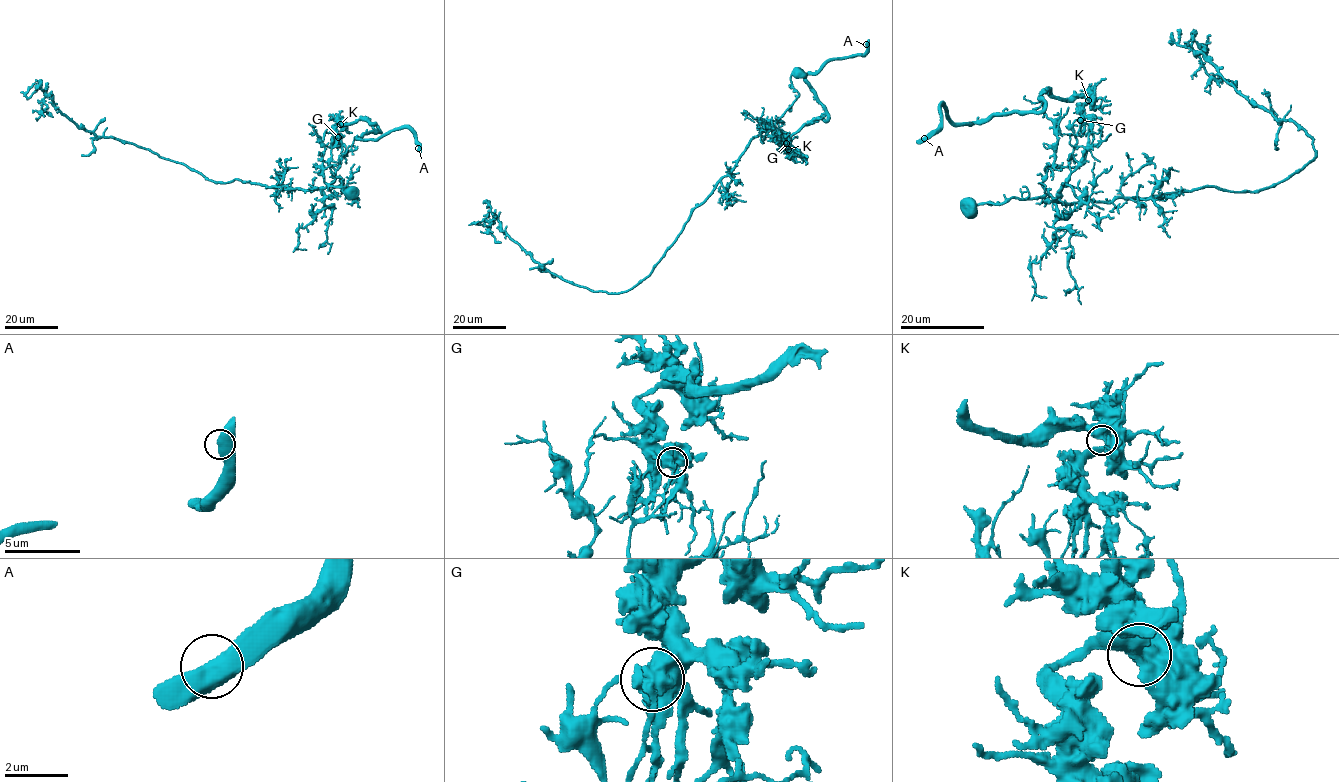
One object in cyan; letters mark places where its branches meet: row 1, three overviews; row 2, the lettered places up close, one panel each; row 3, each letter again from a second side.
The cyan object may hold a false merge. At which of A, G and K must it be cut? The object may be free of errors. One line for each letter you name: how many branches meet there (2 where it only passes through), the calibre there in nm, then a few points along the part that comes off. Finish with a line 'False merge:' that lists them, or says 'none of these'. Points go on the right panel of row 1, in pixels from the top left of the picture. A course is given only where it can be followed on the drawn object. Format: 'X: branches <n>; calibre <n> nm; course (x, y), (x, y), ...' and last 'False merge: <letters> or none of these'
G: branches 2; calibre 500 nm; course (1080, 120), (1090, 100), (1045, 92), (1030, 112), (972, 123), (955, 123), (941, 105), (940, 125), (917, 143)
False merge: G

